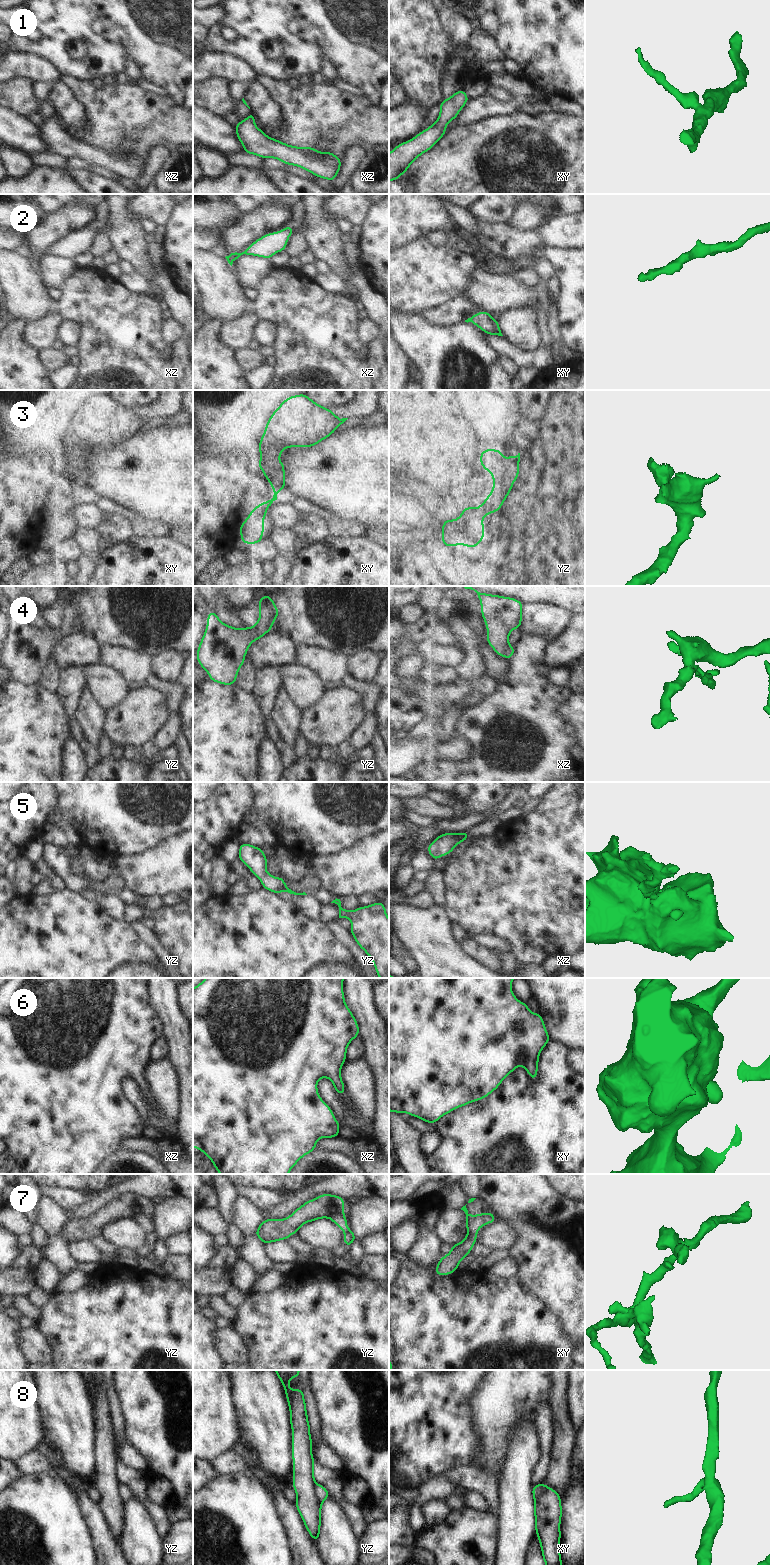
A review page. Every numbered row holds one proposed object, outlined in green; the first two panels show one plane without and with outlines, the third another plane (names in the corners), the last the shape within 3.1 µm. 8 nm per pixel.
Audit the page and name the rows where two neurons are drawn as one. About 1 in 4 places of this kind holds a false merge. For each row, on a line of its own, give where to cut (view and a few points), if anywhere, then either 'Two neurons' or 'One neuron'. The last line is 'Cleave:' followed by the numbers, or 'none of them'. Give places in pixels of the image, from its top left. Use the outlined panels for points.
1: No split. One neuron
2: No split. One neuron
3: No split. One neuron
4: Split along xz (509, 645), (505, 649), (504, 656). Two neurons
5: No split. One neuron
6: No split. One neuron
7: No split. One neuron
8: Split along xy (543, 1483), (544, 1489), (534, 1499). Two neurons
Cleave: 4, 8.

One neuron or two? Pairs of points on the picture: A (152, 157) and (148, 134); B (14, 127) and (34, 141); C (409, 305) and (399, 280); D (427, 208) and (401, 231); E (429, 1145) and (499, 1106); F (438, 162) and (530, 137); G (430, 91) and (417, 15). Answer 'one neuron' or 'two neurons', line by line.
A: two neurons
B: one neuron
C: one neuron
D: one neuron
E: two neurons
F: one neuron
G: one neuron

